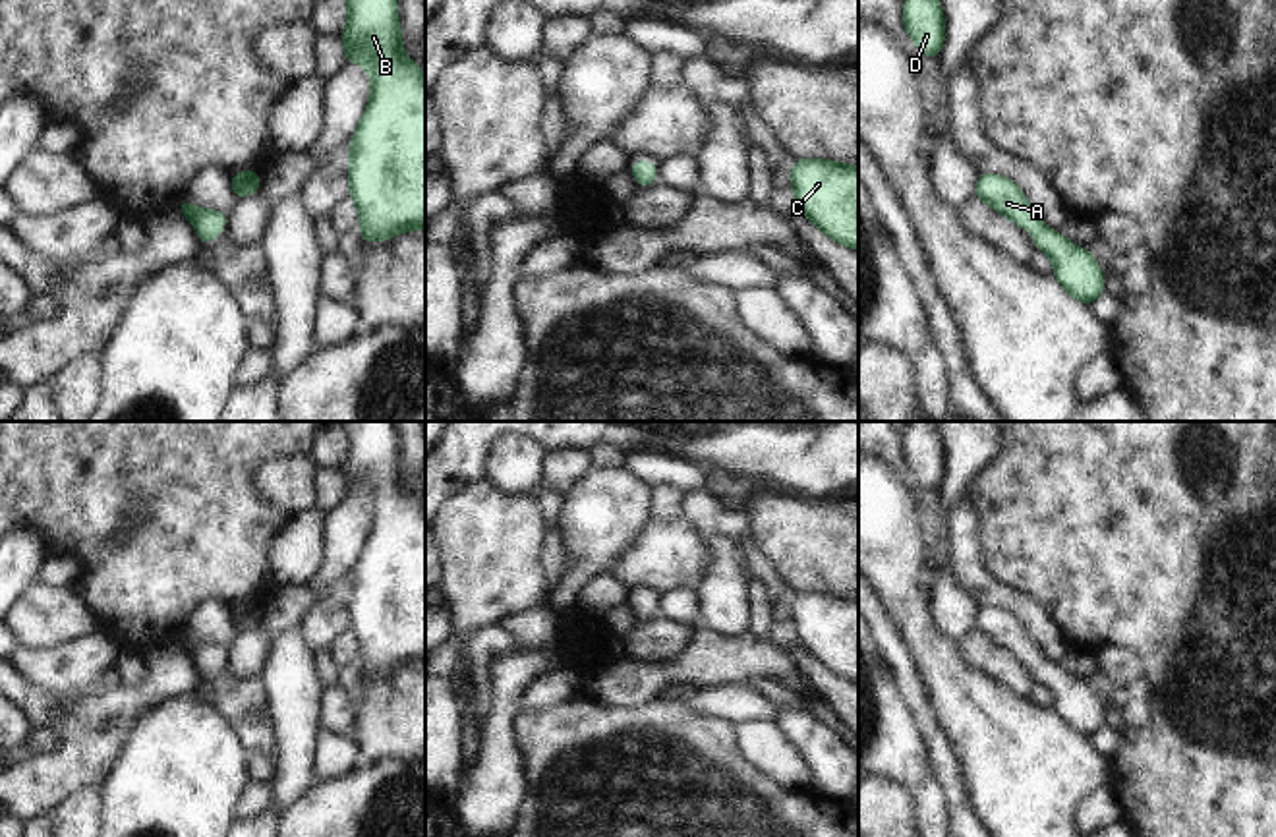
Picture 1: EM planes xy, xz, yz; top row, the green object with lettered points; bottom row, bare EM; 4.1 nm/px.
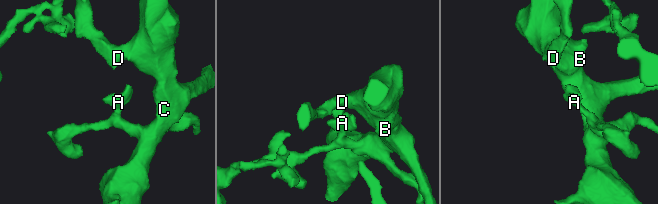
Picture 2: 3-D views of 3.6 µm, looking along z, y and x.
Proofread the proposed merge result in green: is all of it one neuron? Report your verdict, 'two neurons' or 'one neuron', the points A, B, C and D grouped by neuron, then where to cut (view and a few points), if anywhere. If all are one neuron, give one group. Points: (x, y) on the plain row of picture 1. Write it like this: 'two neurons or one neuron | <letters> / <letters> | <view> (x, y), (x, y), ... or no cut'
one neuron | A B C D | no cut

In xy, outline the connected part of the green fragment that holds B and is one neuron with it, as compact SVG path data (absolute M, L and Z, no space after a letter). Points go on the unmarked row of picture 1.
M340 421L348 456L338 472L344 495L362 497L371 512L367 541L348 584L348 628L360 646L363 677L425 661L425 514L418 493L402 485L398 435L392 421Z

